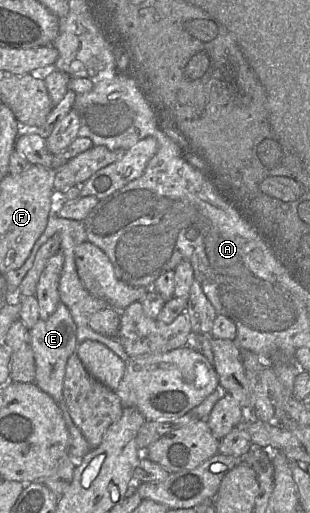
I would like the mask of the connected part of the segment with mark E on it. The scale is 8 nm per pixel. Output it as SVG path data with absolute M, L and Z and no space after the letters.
M62 302L55 312L47 319L39 319L29 329L30 343L34 353L36 376L34 383L56 402L63 401L63 382L66 364L72 354L76 353L79 345L77 340L77 326L69 308Z

